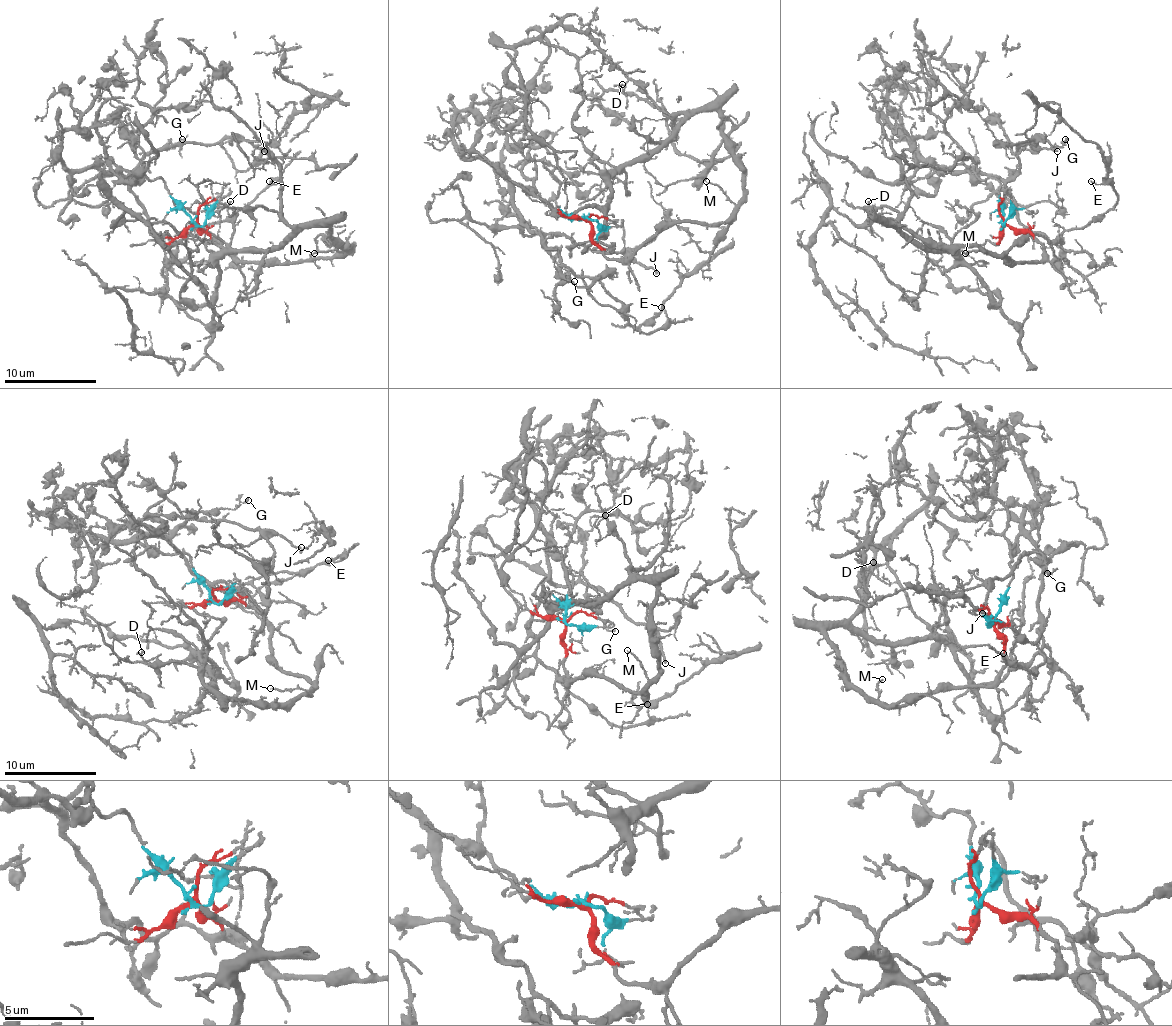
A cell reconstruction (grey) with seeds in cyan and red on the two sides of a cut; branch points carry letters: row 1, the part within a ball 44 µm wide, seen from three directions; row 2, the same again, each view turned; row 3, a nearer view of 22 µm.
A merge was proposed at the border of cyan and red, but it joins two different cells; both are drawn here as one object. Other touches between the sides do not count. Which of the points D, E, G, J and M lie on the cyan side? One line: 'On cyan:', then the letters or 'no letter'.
On cyan: E, G, J

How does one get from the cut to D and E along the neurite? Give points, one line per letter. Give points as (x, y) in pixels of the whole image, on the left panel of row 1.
D: (196, 224), (237, 258), (329, 258), (350, 247), (322, 224), (288, 224), (260, 205), (230, 215), (230, 201)
E: (196, 224), (159, 178), (122, 171), (148, 224), (175, 242), (228, 221), (274, 185), (270, 180)

